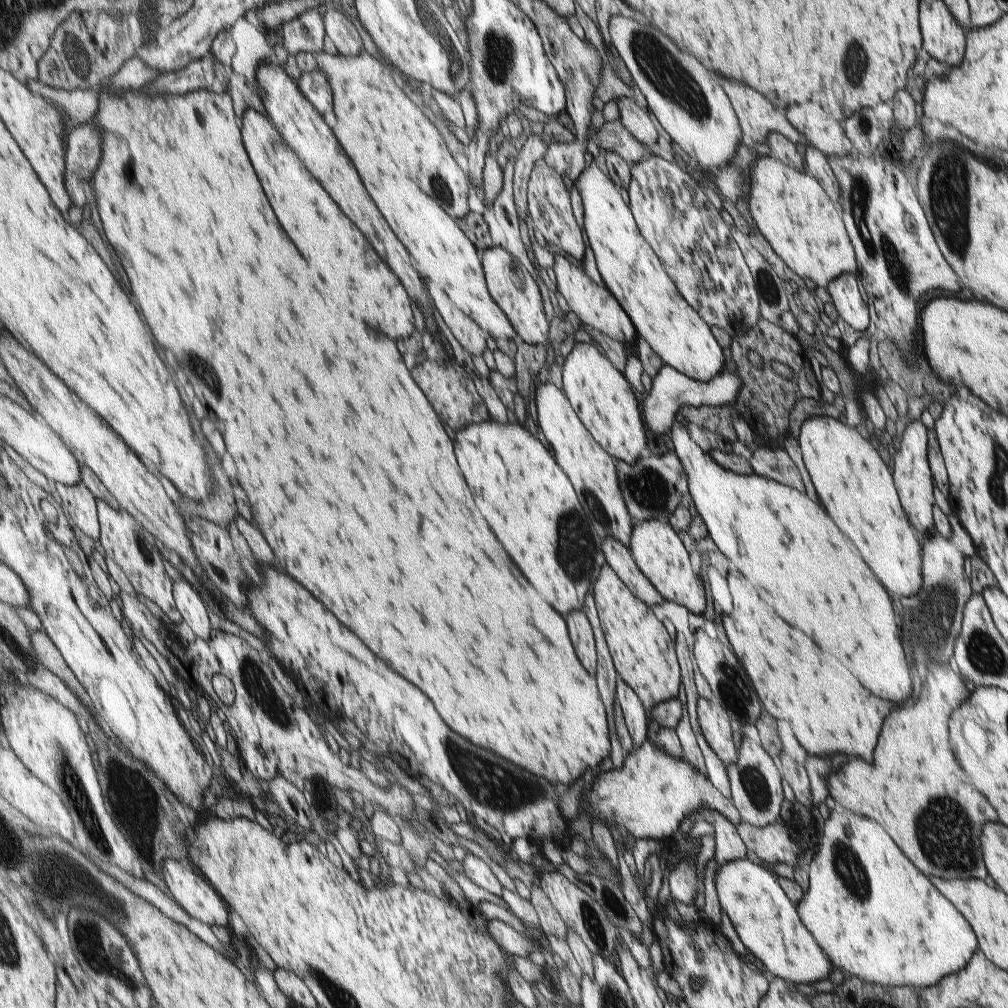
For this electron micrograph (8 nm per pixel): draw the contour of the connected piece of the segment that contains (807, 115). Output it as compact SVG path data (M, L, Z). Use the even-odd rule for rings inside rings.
M812 101L786 108L786 118L804 136L803 142L820 150L824 155L848 155L852 149L842 126Z

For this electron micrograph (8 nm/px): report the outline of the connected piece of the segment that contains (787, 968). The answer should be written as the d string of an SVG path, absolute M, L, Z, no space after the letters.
M746 857L726 862L716 872L716 889L722 911L732 921L739 940L744 943L754 957L766 966L766 970L770 972L771 976L782 978L793 984L811 985L819 980L829 979L830 970L832 970L830 958L812 937L808 928L800 921L797 906L790 901L780 884L776 882L776 878L766 868L750 862Z

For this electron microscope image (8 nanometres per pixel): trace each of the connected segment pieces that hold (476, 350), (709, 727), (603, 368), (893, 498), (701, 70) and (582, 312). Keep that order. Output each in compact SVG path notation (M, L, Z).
M432 282L426 283L440 316L454 335L453 338L456 338L460 345L472 355L482 355L484 348L487 348L486 332L482 331L482 328L472 318L464 315L449 300L444 290Z
M699 697L698 721L704 739L722 763L736 764L736 746L732 742L732 728L726 710L711 700Z
M576 342L572 352L566 356L562 373L563 392L594 440L614 460L619 459L627 464L637 463L642 448L648 444L646 426L634 390L622 372L618 372L596 346Z
M828 416L809 417L797 440L820 502L870 560L870 568L882 576L882 584L895 596L917 595L922 586L922 548L914 536L914 524L908 522L900 506L892 474L876 448L854 428Z
M622 14L613 15L609 19L609 34L611 44L632 75L632 82L638 85L670 138L708 172L716 172L728 164L744 134L716 78L694 56L682 52L666 34L652 28L652 24L642 24Z
M555 255L555 264L552 268L555 273L555 285L560 295L565 299L568 307L576 313L585 328L591 326L622 344L637 340L637 330L634 329L633 322L608 288L593 282L580 266L574 266L564 256Z

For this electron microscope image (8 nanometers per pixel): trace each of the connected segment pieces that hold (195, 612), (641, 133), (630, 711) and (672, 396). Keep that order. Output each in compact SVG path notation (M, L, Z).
M186 580L175 582L175 598L183 618L195 632L196 636L210 641L212 639L212 622L202 596Z
M630 97L616 98L619 109L621 124L635 136L639 142L642 142L648 148L656 144L656 128L650 120L650 116L636 104L635 100Z
M616 680L615 700L623 711L625 724L635 748L639 748L648 738L649 718L645 714L640 698L624 680Z
M663 362L662 368L652 379L652 390L650 390L648 397L644 399L646 424L655 433L661 434L671 428L674 412L677 412L680 407L700 407L703 405L724 407L734 405L742 384L743 382L737 371L734 374L727 371L722 375L714 376L709 382L701 382L694 381Z

